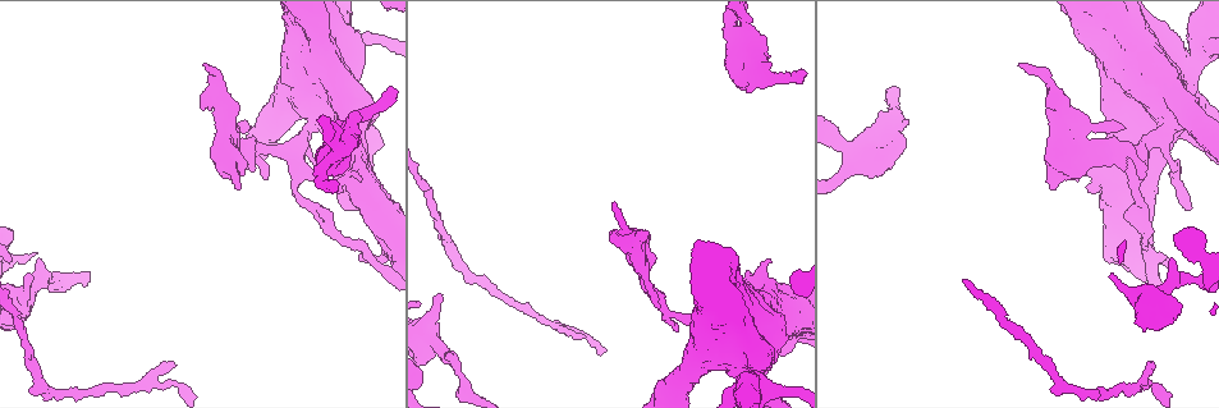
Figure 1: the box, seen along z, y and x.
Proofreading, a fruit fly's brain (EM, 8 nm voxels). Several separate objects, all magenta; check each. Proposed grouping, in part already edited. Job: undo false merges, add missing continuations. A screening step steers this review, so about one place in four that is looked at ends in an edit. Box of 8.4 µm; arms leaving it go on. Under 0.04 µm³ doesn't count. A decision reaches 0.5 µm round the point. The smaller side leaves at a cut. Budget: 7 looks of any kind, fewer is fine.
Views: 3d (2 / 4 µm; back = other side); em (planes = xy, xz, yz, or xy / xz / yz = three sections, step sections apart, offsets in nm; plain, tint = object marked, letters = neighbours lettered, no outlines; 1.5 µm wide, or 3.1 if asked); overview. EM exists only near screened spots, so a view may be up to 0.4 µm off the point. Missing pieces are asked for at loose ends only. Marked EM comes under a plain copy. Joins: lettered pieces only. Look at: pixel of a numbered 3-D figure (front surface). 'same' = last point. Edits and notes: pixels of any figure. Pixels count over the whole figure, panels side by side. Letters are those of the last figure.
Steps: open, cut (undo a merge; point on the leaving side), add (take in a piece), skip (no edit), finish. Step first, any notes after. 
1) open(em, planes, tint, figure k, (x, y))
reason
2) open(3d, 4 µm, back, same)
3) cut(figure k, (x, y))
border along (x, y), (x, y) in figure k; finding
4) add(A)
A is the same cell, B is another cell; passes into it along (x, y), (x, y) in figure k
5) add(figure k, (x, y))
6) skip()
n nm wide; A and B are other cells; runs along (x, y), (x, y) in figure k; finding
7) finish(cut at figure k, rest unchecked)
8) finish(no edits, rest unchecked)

open(3d, 4 µm, figure 1, (585, 336))
thin end

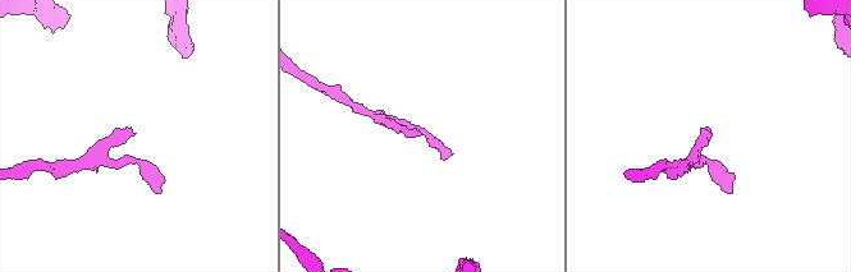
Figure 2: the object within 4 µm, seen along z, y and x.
open(em, planes, letters, figure 2, (709, 131))

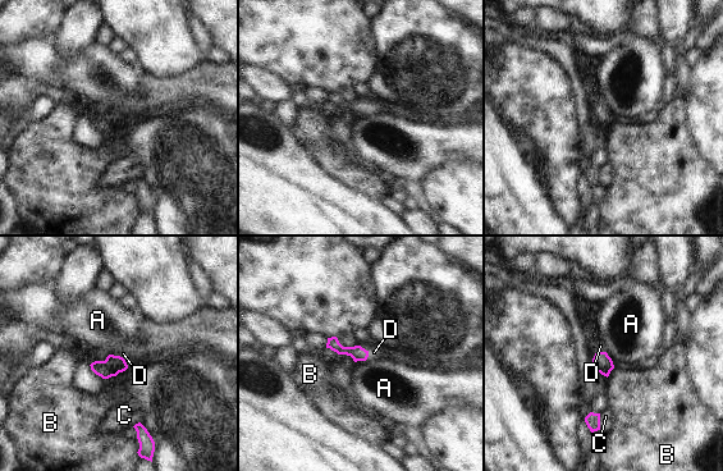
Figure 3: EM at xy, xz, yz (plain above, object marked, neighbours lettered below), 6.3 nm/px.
add(D)
100 nm wide; D is the same cell, A, B and C are other cells; passes into it along (358, 353), (366, 351), (374, 352) in figure 3; it goes on there

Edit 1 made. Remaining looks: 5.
open(3d, 2 µm, figure 1, (1187, 207))
free end

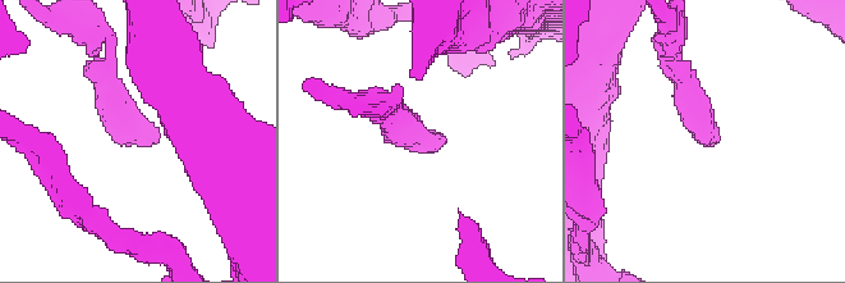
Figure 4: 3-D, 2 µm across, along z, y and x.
open(em, xy, step 4, tint, figure 4, (704, 140))

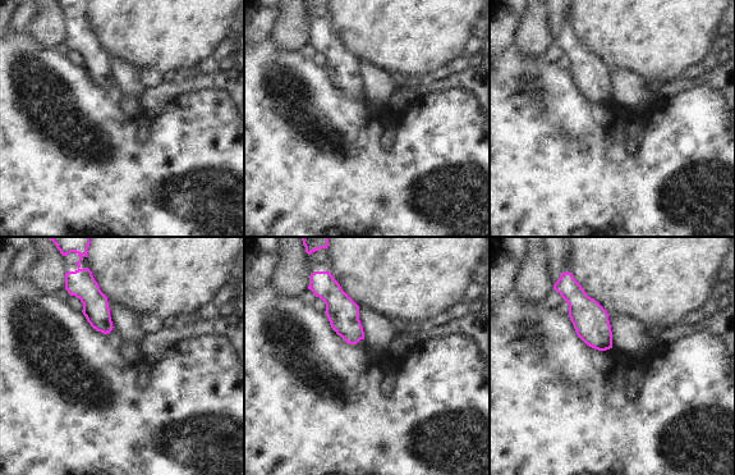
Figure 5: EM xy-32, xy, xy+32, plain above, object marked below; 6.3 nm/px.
open(em, planes, letters, same)
cut it another way

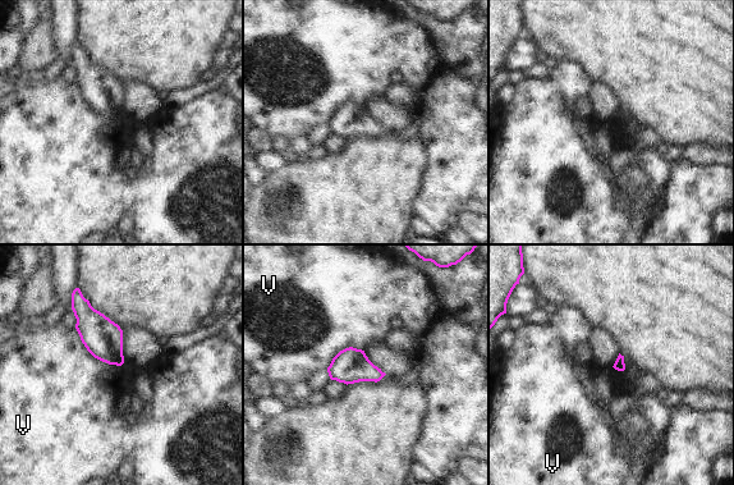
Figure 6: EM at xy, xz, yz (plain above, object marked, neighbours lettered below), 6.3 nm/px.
skip()
V is another cell; border along (74, 328), (95, 357), (119, 366) in figure 6; no lettered piece goes on from it

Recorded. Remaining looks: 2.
open(em, yz, step 8, tint, figure 1, (903, 136))
free end

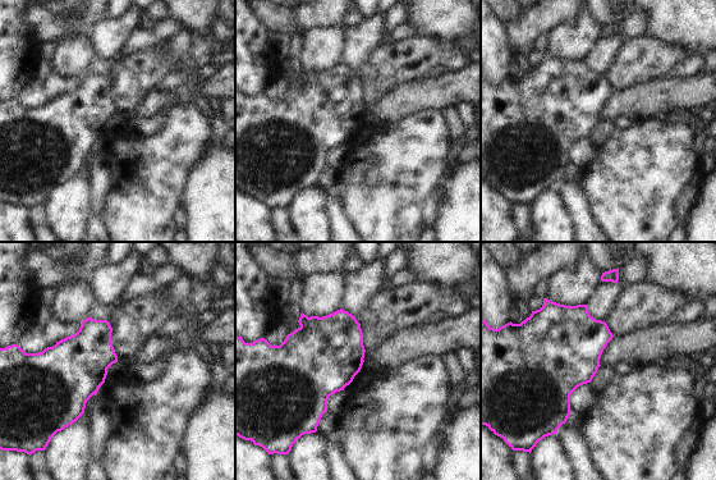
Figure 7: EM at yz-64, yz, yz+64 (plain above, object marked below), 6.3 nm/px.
open(em, planes, letters, same)

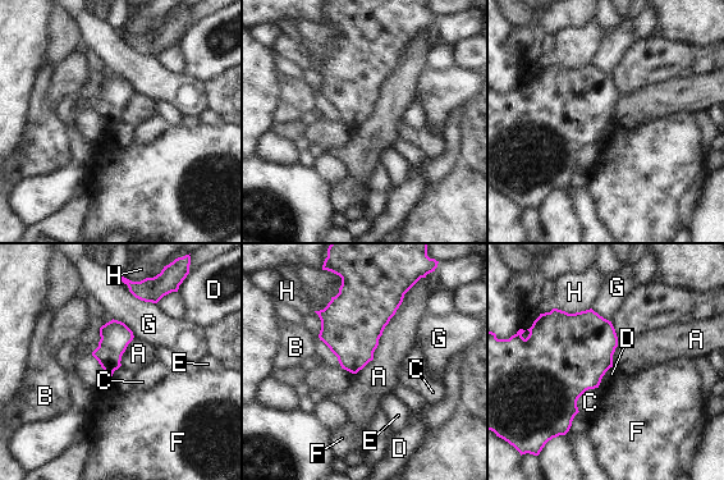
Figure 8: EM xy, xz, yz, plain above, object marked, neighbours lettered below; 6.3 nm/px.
skip()
A touches over 600 nm; A, B, C, D, E, F, G and H are other cells; none of them fits

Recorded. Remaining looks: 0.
finish(add at figure 3, rest unchecked)

